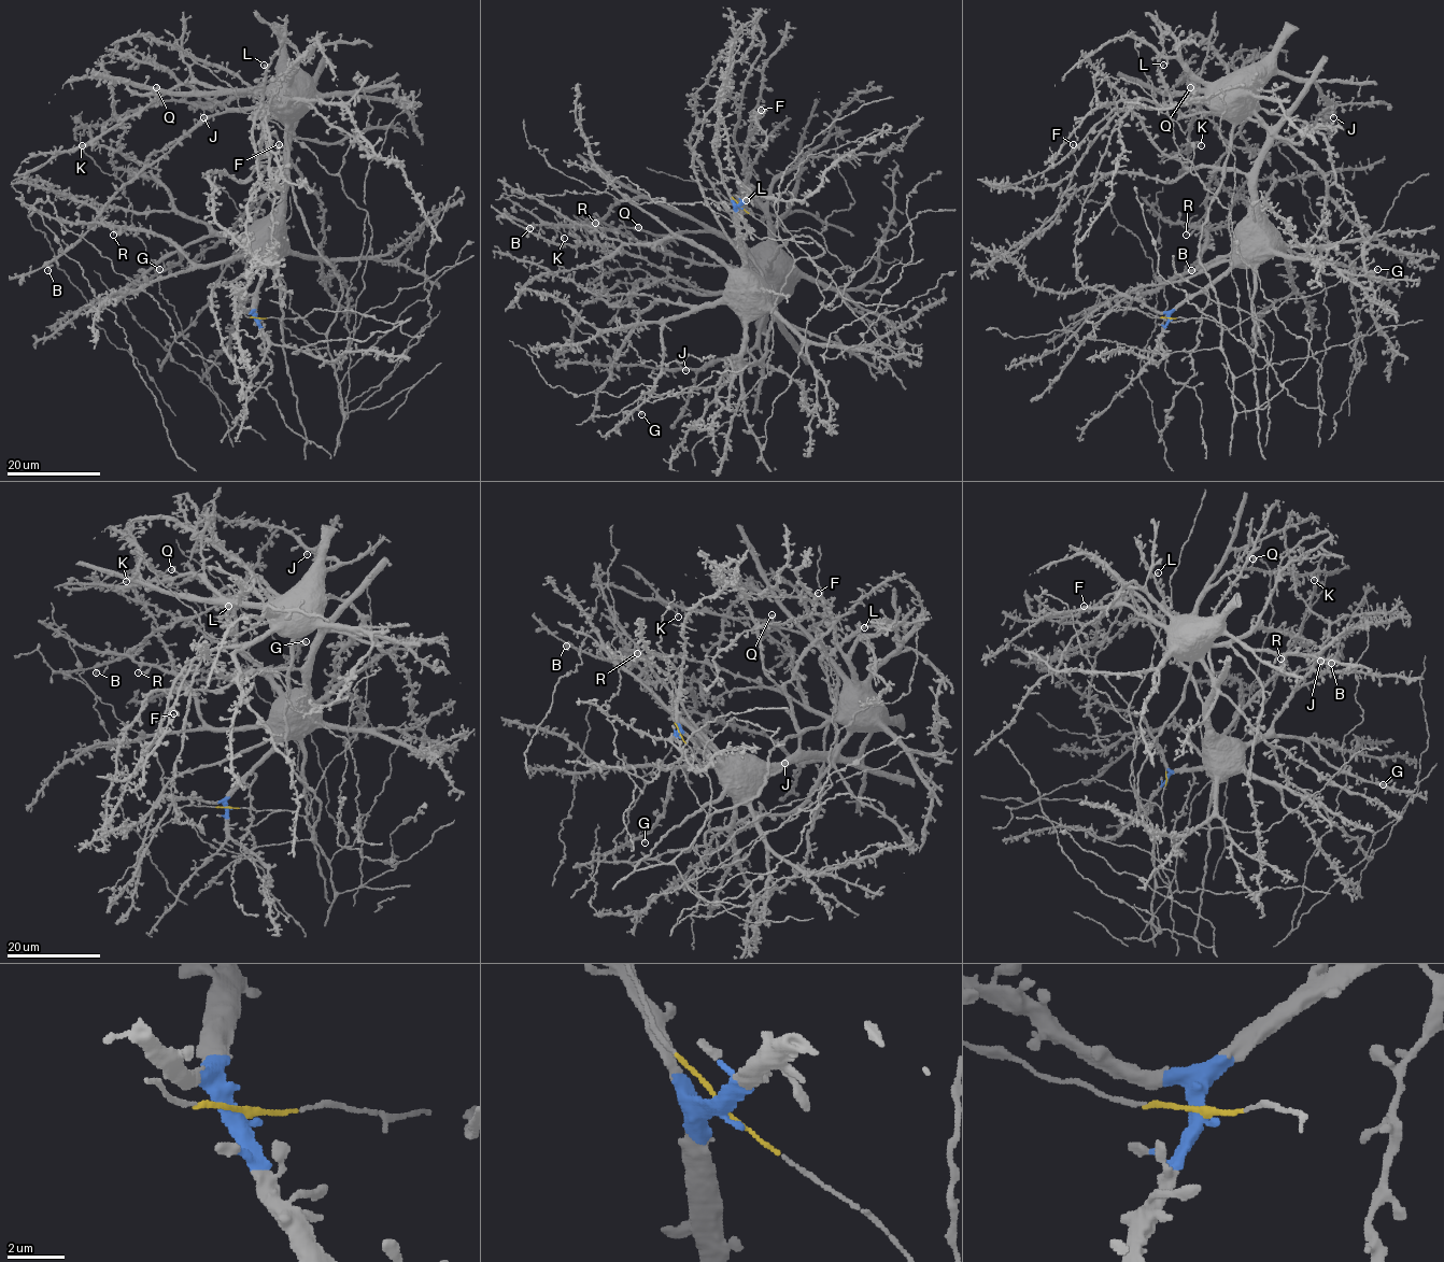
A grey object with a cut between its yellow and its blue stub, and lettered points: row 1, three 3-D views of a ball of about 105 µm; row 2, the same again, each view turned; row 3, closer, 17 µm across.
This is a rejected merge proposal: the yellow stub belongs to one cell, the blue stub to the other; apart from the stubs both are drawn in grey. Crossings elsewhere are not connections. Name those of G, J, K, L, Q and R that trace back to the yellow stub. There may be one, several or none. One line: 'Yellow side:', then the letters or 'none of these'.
Yellow side: J, K, Q

